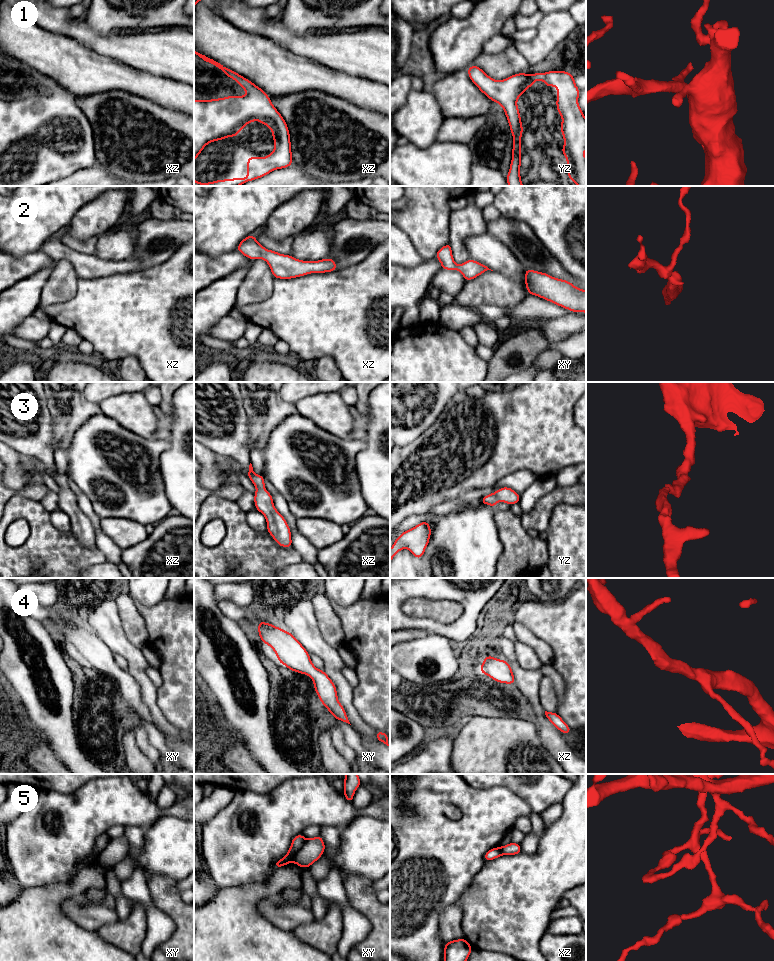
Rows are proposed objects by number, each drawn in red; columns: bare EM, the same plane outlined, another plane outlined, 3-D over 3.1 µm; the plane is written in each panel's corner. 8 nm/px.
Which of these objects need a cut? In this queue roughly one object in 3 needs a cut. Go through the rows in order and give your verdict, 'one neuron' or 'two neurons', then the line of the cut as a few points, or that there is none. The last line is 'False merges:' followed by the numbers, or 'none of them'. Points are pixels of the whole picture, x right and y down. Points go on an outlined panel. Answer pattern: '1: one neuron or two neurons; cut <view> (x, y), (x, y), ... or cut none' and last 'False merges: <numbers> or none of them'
1: one neuron; cut none
2: one neuron; cut none
3: one neuron; cut none
4: one neuron; cut none
5: two neurons; cut xy (306, 839), (292, 860)
False merges: 5

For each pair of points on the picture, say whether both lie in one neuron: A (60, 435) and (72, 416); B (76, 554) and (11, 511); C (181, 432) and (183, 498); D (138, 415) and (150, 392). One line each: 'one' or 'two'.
A: one
B: one
C: one
D: two

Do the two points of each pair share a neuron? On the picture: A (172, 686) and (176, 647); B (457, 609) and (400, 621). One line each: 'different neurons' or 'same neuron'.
A: same neuron
B: different neurons

